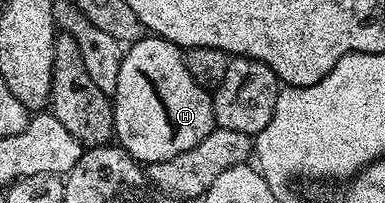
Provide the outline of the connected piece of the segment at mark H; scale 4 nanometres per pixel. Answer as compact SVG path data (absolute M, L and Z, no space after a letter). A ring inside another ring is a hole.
M146 36L126 49L125 59L119 68L119 84L111 95L111 101L116 141L142 164L171 160L171 156L179 156L179 152L195 148L195 144L199 144L199 140L203 140L203 136L207 136L215 128L212 93L191 80L182 47L168 42L166 38Z

